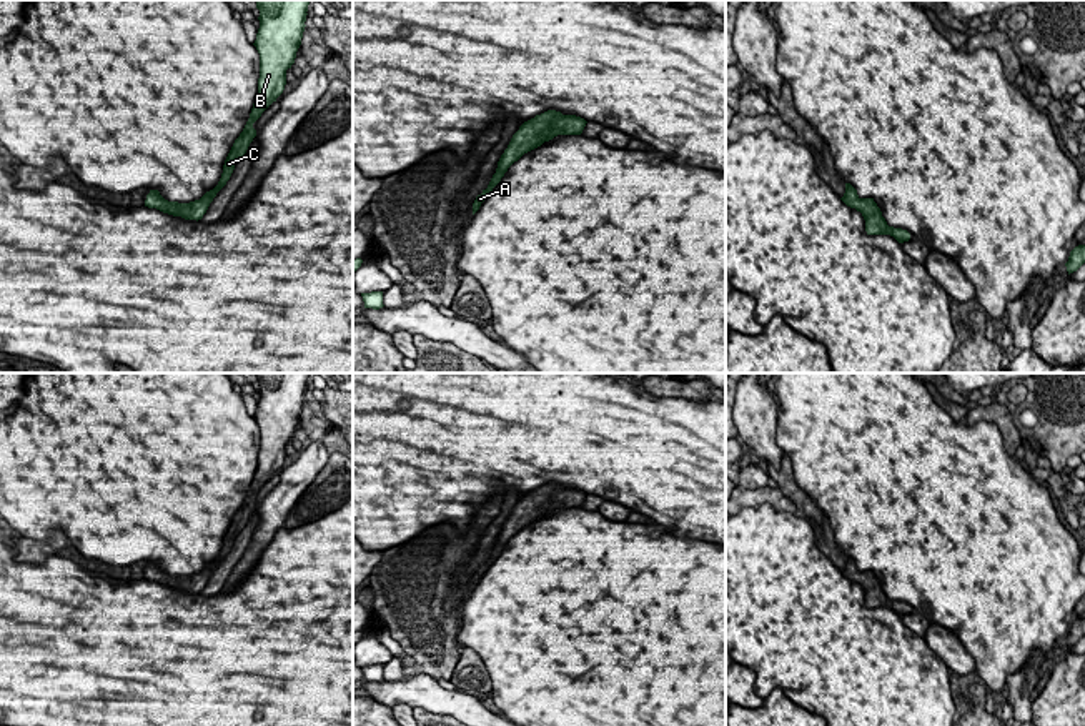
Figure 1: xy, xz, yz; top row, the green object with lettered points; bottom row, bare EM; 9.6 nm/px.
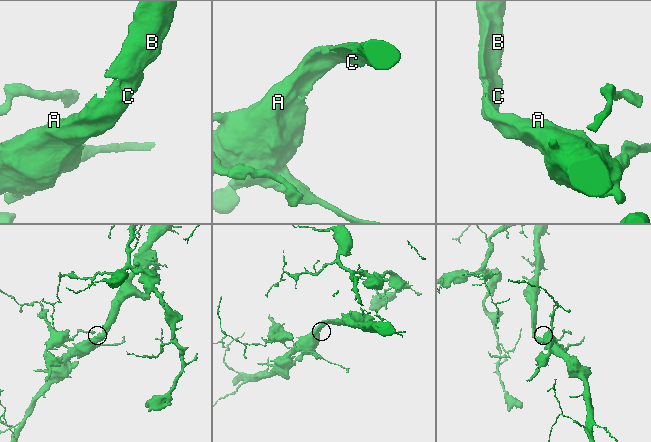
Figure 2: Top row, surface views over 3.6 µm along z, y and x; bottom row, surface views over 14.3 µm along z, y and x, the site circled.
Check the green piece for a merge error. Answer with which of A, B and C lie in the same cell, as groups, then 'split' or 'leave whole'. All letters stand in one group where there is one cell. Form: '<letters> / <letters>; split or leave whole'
A B C; leave whole

